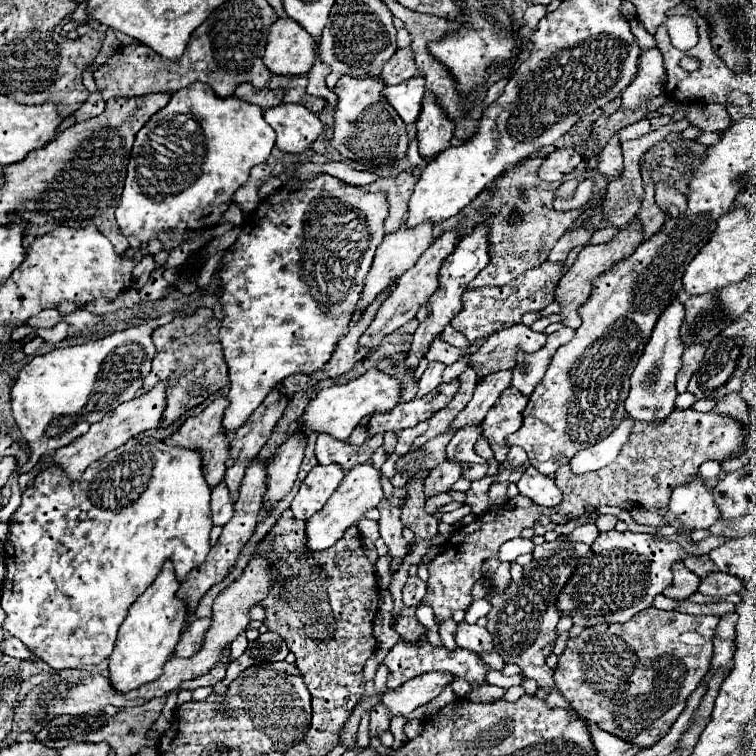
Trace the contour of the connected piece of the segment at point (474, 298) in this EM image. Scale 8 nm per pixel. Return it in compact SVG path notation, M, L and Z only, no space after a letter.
M544 262L538 268L532 268L524 274L520 274L518 278L514 278L512 282L508 282L502 288L496 286L484 286L484 288L474 288L474 290L466 290L462 296L462 312L458 312L458 316L454 316L452 326L456 330L460 330L462 334L466 334L466 338L470 340L470 344L476 338L500 332L502 328L514 326L518 322L522 322L522 314L528 310L542 310L546 308L550 302L554 302L554 288L558 286L562 274L562 262Z

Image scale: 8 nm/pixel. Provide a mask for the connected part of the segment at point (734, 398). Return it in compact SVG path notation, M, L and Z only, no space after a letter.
M730 392L730 396L724 396L716 406L714 406L716 412L720 414L728 414L728 416L734 416L738 422L742 422L744 426L750 424L750 418L748 418L748 410L746 410L746 402L744 398L738 394L738 392Z

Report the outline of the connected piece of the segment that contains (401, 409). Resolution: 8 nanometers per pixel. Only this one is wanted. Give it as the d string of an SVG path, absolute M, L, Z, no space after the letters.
M454 378L450 382L442 382L434 392L430 392L430 396L414 398L410 402L400 402L390 412L370 416L368 436L374 436L378 432L382 434L386 430L400 432L404 428L416 426L418 422L426 420L432 412L442 410L452 400L452 394L458 390L458 386L460 386L458 378Z

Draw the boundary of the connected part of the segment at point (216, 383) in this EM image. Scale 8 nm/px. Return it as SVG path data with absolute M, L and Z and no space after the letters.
M198 308L192 316L186 316L186 318L176 316L170 324L158 326L152 332L152 342L154 342L158 354L152 360L152 370L144 378L144 386L138 394L150 390L156 382L160 382L164 378L170 382L168 392L166 392L168 406L162 416L162 426L170 426L188 408L204 402L210 394L216 394L218 390L222 390L230 384L228 366L226 366L220 342L210 340L210 332L206 332L206 328L194 328L194 324L198 324L198 320L194 320L194 316L214 316L214 312L210 308Z

